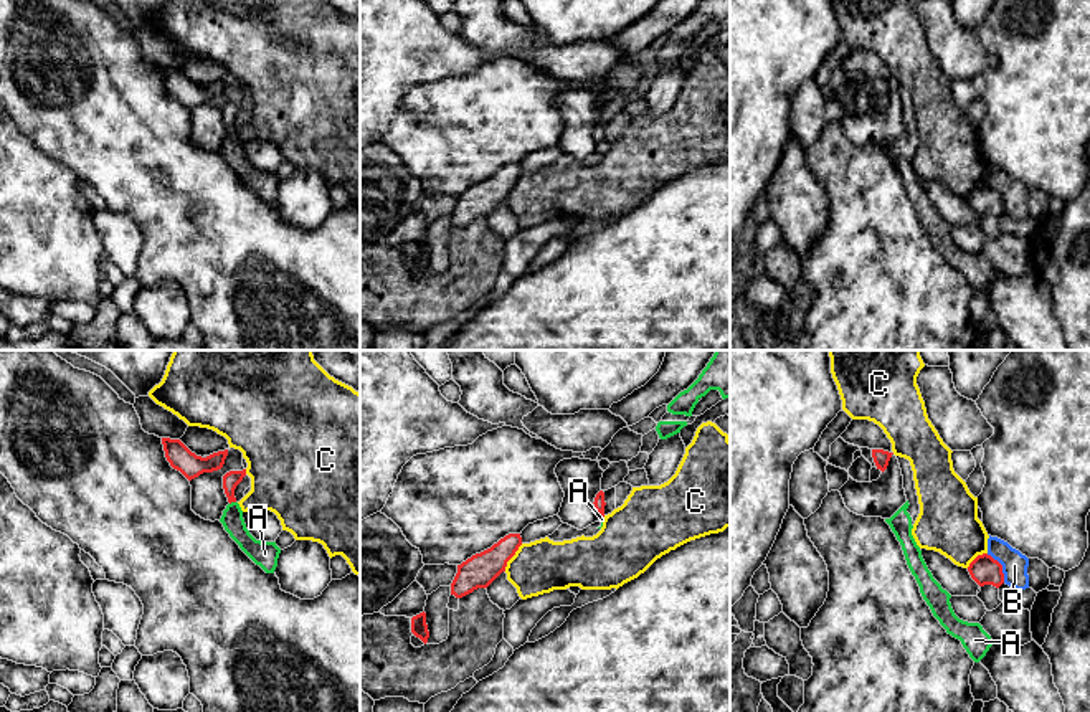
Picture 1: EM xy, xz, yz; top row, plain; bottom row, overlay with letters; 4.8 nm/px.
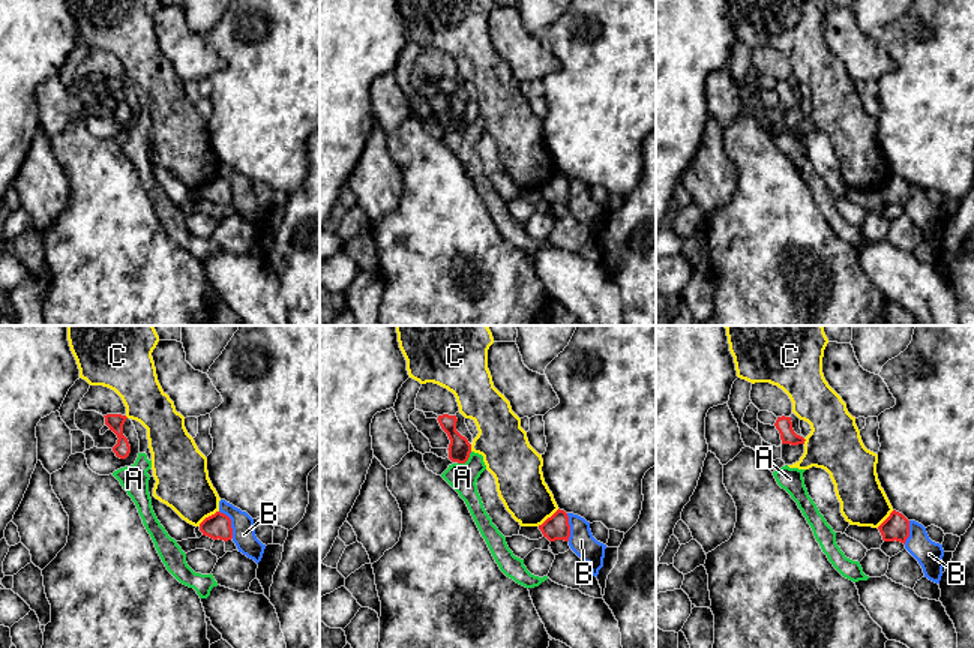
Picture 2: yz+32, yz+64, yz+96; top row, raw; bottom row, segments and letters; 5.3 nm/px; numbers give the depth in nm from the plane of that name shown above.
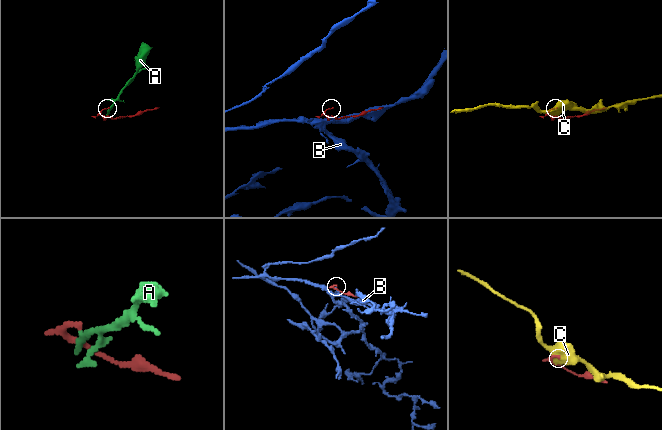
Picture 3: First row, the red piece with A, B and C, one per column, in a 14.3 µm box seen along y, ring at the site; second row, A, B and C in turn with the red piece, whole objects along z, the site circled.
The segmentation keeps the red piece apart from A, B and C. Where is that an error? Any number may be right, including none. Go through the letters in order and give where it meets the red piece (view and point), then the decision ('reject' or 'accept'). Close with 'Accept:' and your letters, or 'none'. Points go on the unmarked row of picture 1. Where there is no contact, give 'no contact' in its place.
A: meets red in xy at (232, 131); reject
B: meets red in yz at (1001, 197); reject
C: meets red in xz at (512, 185); reject
Accept: none

